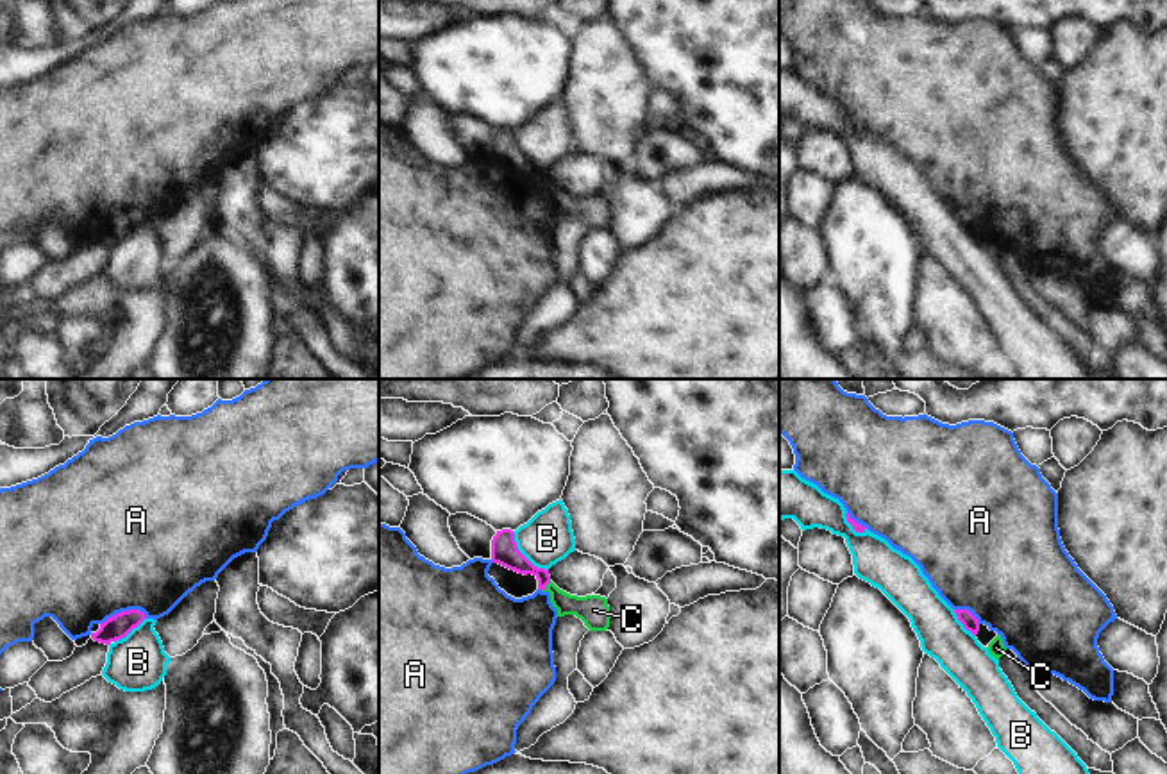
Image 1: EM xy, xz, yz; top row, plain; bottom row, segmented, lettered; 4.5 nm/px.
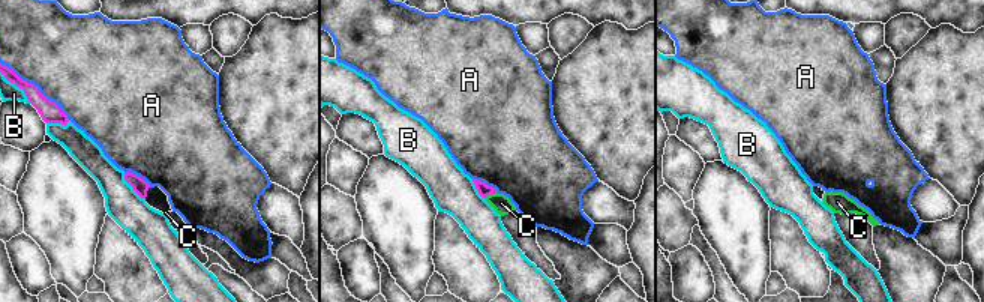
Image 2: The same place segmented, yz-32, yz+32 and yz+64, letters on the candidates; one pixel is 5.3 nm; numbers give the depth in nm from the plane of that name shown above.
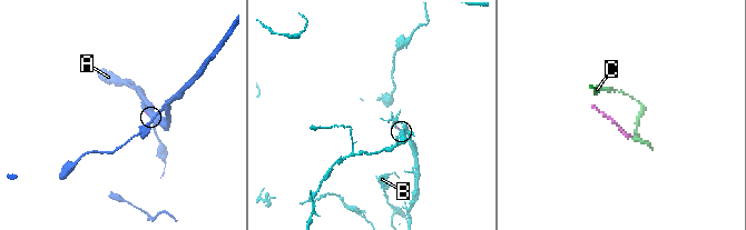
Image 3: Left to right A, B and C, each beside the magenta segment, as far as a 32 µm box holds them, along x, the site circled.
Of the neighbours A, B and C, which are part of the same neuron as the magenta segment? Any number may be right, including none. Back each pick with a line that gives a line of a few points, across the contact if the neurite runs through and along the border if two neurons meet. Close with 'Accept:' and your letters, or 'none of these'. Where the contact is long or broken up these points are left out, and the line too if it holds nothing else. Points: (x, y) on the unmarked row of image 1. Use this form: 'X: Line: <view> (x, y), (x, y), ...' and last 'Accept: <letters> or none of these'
Accept: none of these

